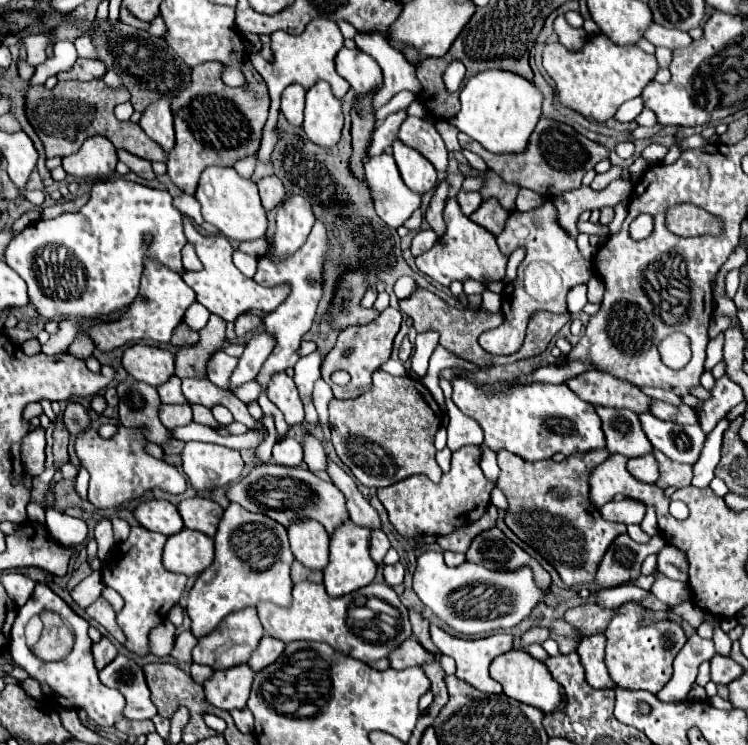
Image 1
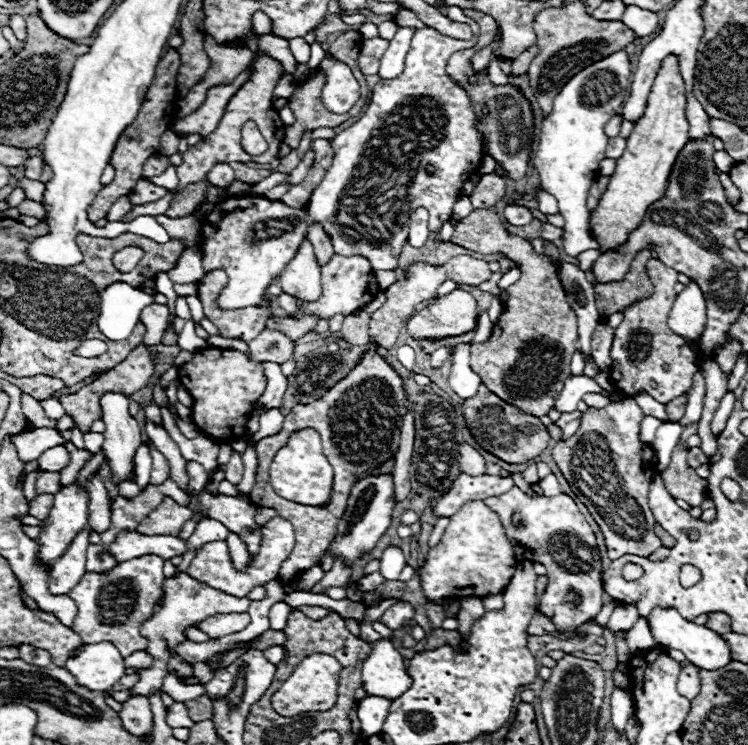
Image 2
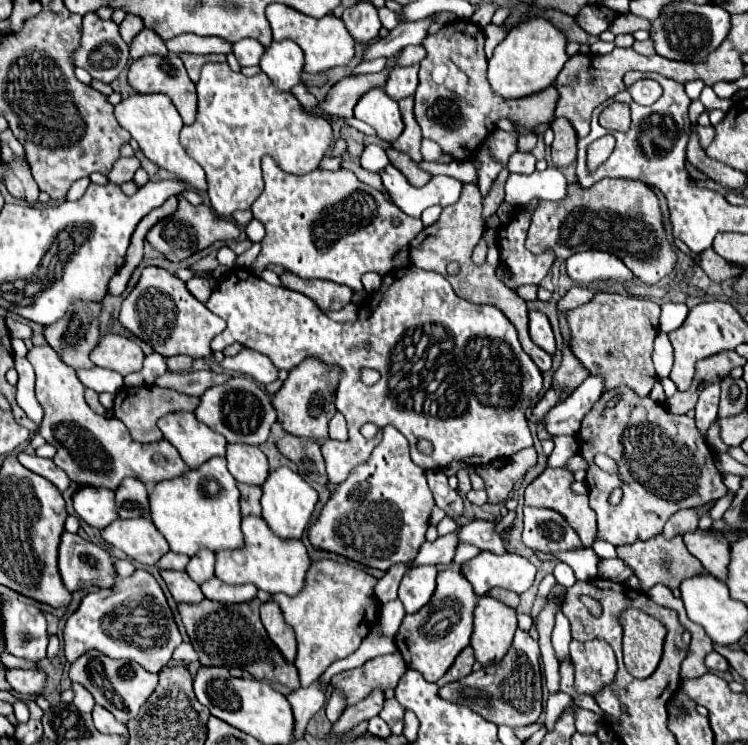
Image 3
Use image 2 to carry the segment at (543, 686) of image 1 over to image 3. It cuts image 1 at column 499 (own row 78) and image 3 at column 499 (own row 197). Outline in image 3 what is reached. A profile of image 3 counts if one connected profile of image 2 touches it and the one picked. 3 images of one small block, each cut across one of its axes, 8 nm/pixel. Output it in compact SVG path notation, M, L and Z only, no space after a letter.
M480 596L474 608L474 632L470 646L480 666L500 662L512 646L518 628L516 612L492 596Z

